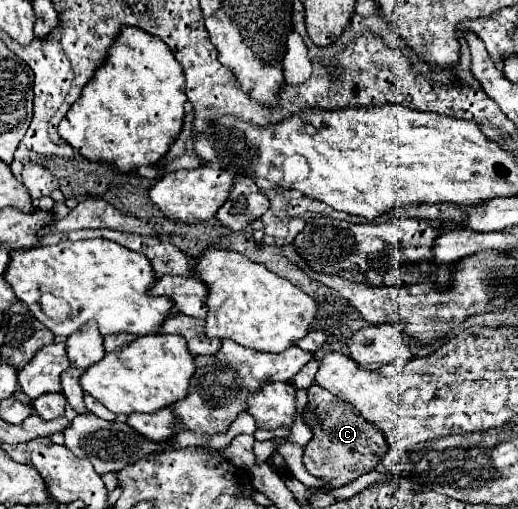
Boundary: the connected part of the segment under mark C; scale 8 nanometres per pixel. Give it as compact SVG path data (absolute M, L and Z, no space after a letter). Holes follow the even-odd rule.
M318 387L308 389L308 405L318 417L322 419L322 425L314 429L312 441L304 447L304 465L306 469L326 481L330 489L338 489L342 485L352 483L356 477L374 471L374 467L380 463L382 455L388 451L388 443L384 435L374 429L350 403L344 403L342 399L334 397L330 391ZM336 403L340 403L336 407Z

